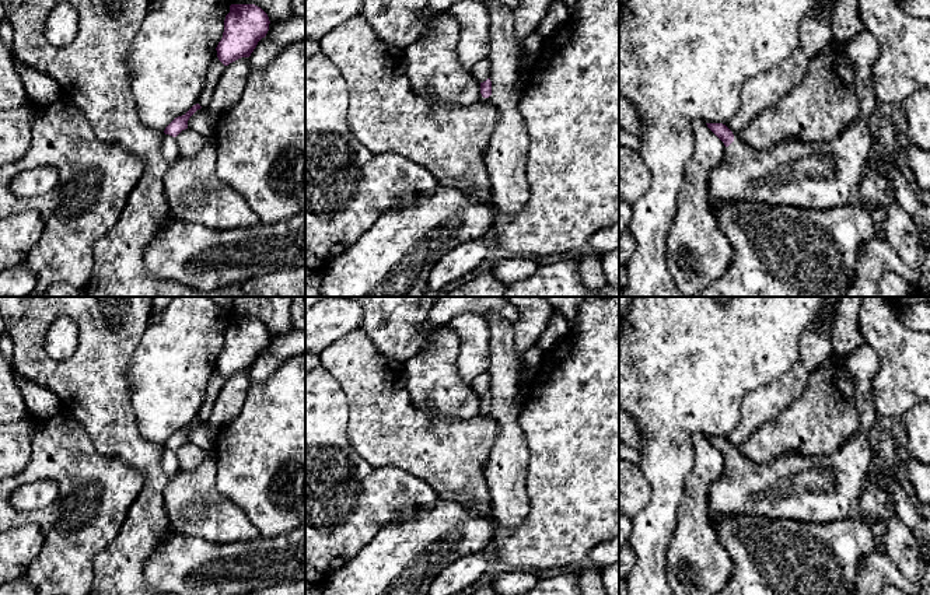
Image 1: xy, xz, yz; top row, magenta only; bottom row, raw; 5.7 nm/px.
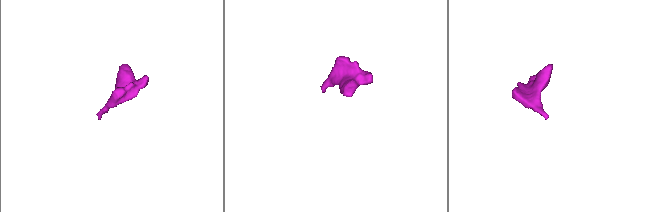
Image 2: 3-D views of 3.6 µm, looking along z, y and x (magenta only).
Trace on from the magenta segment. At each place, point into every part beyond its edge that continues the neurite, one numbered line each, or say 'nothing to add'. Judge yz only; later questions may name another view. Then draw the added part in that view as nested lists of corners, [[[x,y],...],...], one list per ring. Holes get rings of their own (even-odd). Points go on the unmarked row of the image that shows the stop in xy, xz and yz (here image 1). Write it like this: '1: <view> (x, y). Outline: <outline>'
1: yz (828, 487). Outline: [[[863,343],[845,360],[854,384],[856,407],[860,416],[860,428],[854,437],[828,455],[784,454],[768,463],[755,463],[734,452],[709,487],[707,507],[713,524],[721,517],[735,515],[800,522],[832,522],[860,515],[859,501],[873,468],[870,431],[881,420],[871,391],[880,358],[868,344]]]

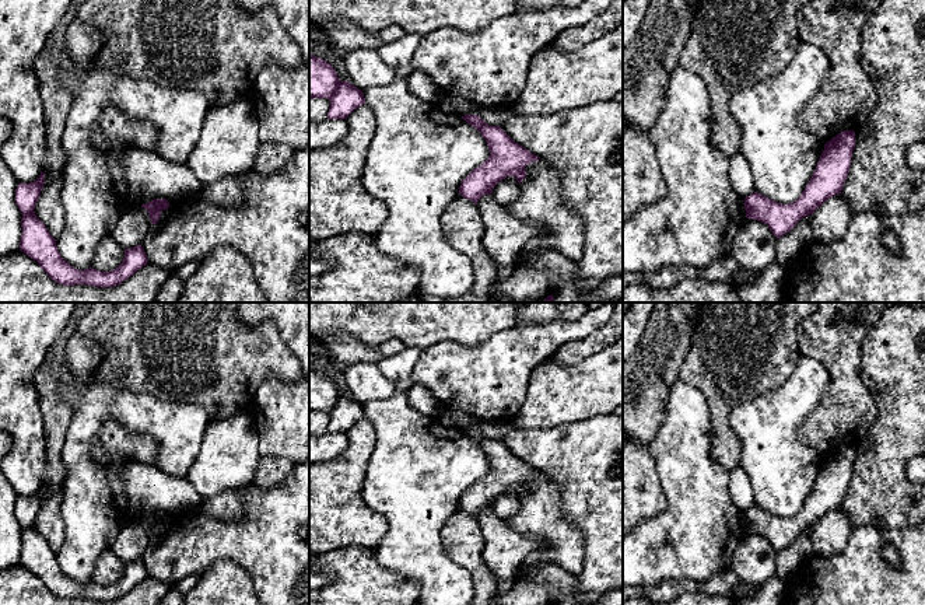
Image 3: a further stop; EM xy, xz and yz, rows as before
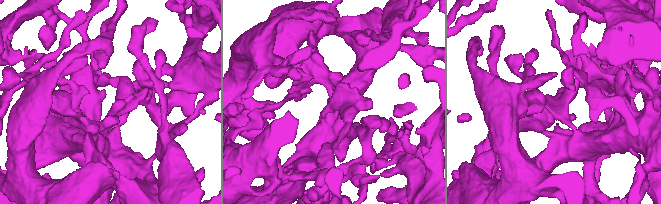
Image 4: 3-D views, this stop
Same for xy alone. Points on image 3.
nothing to add

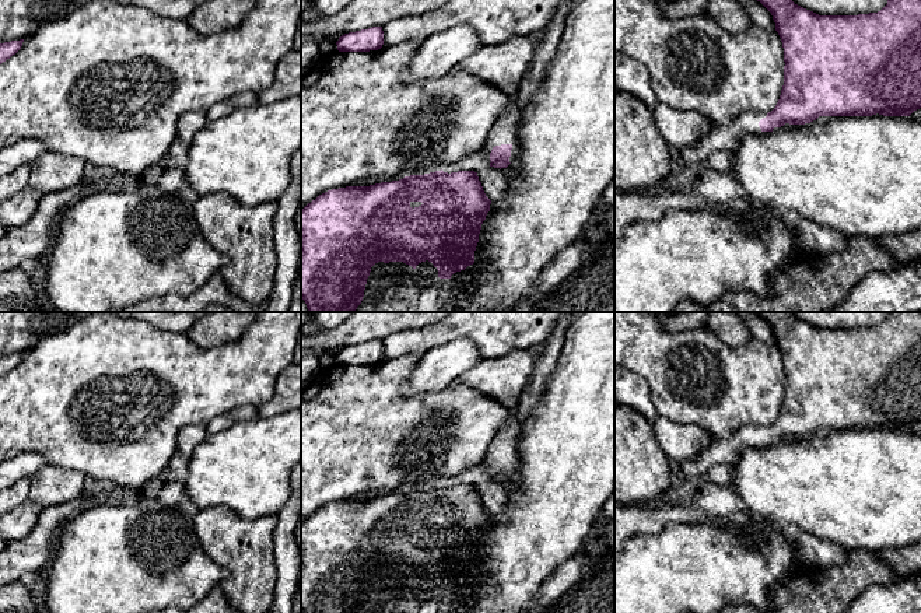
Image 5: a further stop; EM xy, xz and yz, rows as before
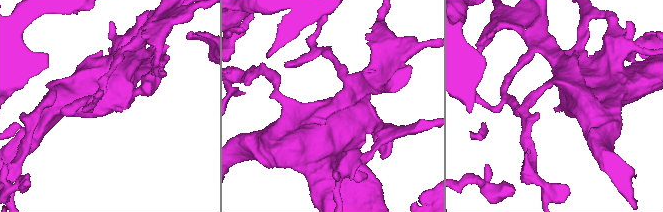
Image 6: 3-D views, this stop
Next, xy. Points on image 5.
nothing to add

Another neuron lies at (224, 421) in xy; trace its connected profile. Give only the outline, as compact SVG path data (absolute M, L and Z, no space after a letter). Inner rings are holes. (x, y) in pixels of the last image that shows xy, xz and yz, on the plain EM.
M256 406L235 407L228 413L214 417L206 424L206 434L213 435L231 428L234 424L260 417Z

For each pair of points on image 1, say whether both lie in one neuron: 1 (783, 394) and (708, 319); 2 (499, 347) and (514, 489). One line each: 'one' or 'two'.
1: two
2: one

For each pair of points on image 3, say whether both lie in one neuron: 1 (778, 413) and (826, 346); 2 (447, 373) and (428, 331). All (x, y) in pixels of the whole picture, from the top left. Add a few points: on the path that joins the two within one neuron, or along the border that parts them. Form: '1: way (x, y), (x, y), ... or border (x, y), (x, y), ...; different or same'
1: border (802, 355), (815, 357), (824, 367), (824, 391); different
2: border (468, 345), (437, 342), (424, 350); different

